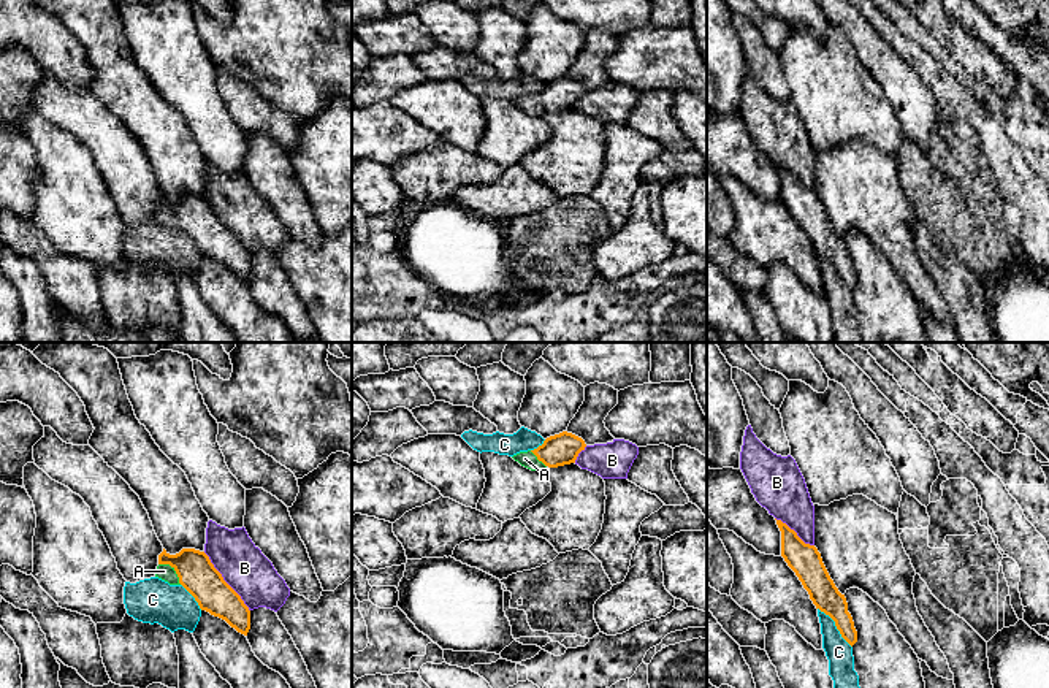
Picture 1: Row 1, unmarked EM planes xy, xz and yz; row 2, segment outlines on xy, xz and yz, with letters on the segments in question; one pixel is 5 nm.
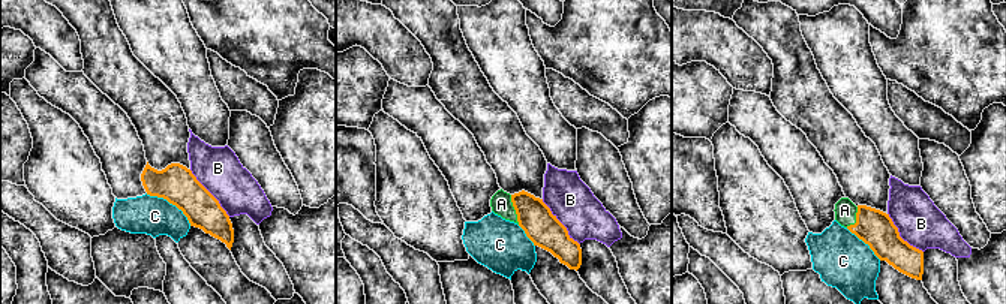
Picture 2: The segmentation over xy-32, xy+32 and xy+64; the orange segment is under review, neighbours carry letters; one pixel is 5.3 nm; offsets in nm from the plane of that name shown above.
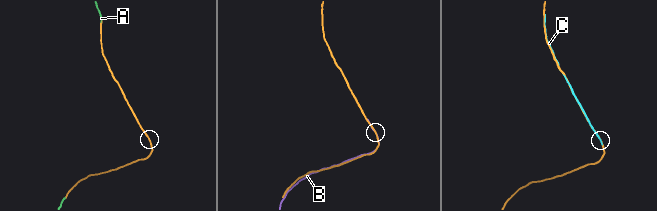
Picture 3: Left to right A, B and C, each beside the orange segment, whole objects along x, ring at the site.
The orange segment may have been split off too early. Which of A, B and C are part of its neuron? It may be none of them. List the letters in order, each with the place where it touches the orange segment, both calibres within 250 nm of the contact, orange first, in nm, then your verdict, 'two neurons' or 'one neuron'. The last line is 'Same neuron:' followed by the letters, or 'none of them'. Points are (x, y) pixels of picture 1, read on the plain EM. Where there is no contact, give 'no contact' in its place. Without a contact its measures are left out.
A: meets orange in xy at (175, 214); 190 nm thick on the orange side, 80 nm on the other; one neuron
B: meets orange in xy at (225, 227); 190 nm thick on the orange side, 240 nm on the other; two neurons
C: meets orange in yz at (835, 270); 140 nm thick on the orange side, 140 nm on the other; two neurons
Same neuron: A

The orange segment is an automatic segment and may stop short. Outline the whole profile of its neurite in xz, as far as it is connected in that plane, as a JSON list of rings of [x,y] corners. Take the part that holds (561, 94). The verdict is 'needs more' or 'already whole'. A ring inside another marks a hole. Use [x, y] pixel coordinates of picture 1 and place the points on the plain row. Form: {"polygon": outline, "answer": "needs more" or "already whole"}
{"polygon": [[[563,76],[550,81],[534,95],[520,97],[512,103],[531,116],[544,116],[575,108],[578,98],[585,95],[586,89],[582,82]]], "answer": "needs more"}

